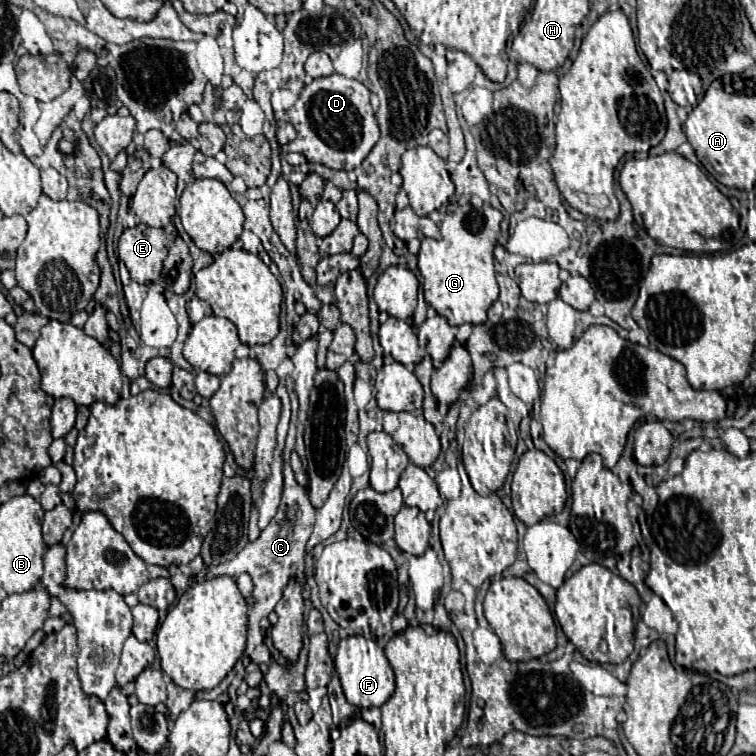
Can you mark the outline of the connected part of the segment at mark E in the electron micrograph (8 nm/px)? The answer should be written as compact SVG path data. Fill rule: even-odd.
M136 224L122 232L118 240L118 258L126 264L130 278L138 284L156 282L160 278L162 262L168 254L166 234L160 228Z

